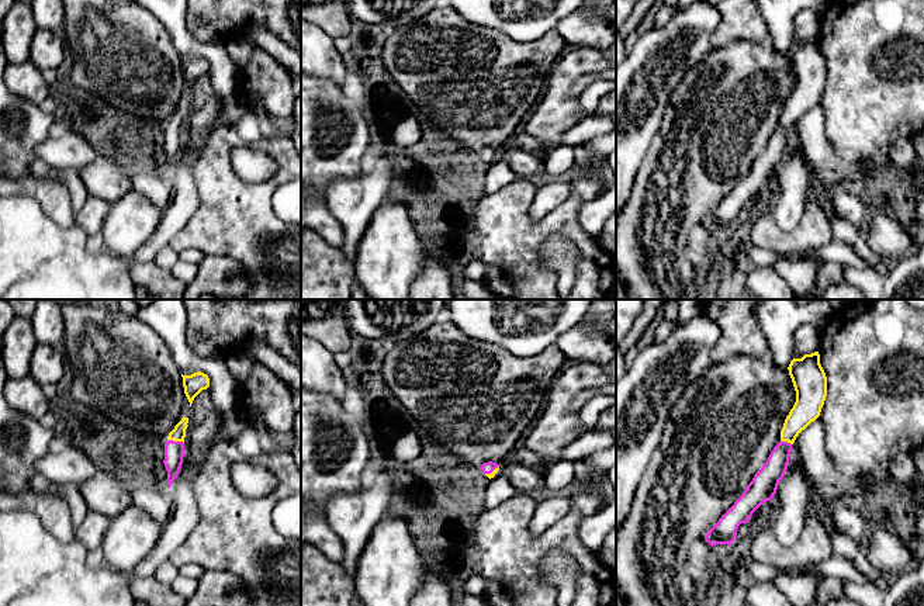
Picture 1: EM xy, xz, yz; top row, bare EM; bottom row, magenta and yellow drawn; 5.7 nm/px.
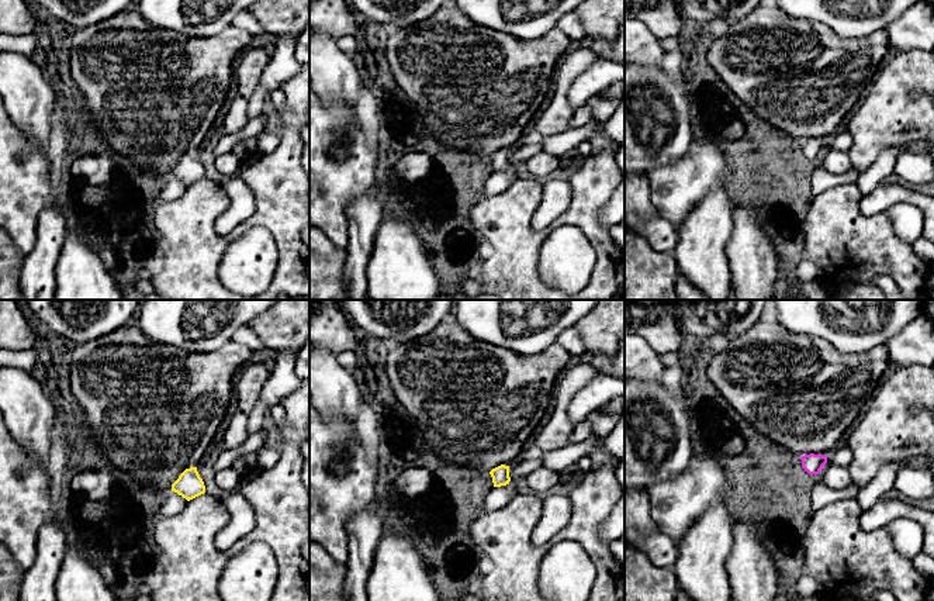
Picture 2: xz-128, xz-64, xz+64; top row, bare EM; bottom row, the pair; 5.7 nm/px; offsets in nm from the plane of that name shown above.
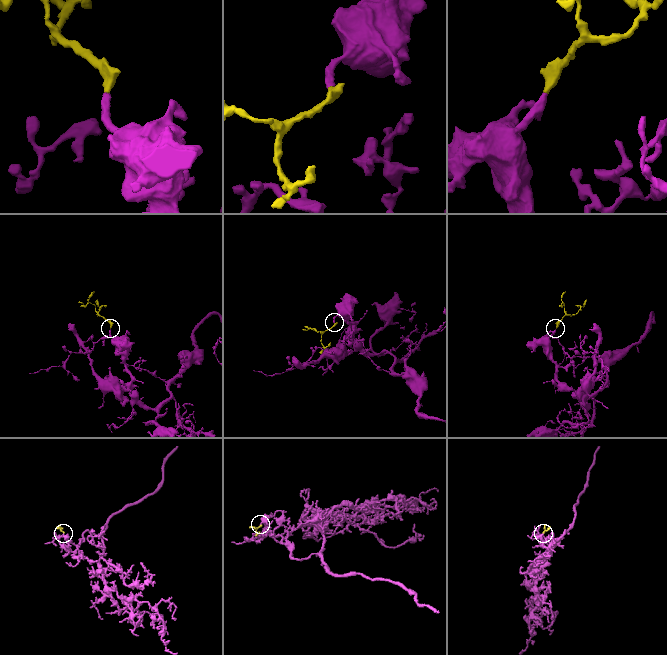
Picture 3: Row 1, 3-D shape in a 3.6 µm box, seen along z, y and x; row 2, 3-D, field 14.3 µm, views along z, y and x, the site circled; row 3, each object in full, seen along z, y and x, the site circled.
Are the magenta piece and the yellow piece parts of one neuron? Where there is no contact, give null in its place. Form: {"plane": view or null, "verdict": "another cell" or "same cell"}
{"plane": "xy", "verdict": "same cell"}

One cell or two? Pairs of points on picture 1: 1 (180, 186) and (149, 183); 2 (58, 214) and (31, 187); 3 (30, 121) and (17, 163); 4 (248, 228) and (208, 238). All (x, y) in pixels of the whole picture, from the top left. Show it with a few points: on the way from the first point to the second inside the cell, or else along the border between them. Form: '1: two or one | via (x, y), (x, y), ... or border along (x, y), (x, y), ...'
1: two | border along (169, 176), (172, 197), (163, 211)
2: one | via (55, 207), (38, 190)
3: one | via (21, 131), (21, 137), (17, 141), (17, 153)
4: one | via (238, 228), (218, 228)

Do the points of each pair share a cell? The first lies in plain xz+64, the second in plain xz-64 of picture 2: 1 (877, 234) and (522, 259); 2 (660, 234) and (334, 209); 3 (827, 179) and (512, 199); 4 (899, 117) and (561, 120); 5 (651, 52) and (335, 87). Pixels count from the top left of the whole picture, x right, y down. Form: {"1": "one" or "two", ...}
{"1": "one", "2": "one", "3": "two", "4": "one", "5": "one"}

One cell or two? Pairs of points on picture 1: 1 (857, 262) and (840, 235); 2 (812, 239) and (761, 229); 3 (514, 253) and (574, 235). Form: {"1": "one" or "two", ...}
{"1": "two", "2": "one", "3": "one"}

